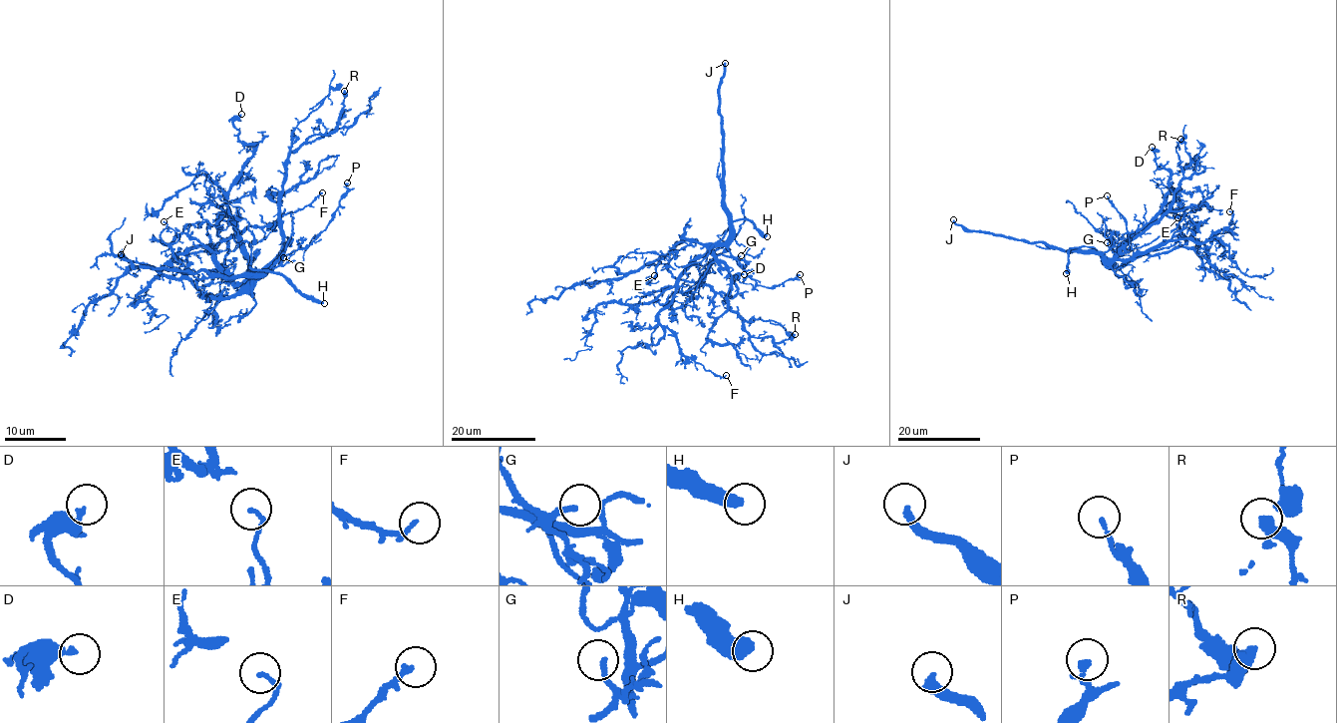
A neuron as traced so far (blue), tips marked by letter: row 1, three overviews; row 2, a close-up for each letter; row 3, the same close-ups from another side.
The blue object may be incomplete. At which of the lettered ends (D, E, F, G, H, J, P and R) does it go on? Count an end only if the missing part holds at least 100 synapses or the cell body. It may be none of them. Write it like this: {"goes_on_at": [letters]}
{"goes_on_at": ["H"]}

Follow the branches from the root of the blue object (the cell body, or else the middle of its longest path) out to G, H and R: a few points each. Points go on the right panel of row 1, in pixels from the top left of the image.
G: (1114, 261), (1116, 253), (1107, 242)
H: (1114, 261), (1089, 247), (1069, 248), (1066, 273)
R: (1114, 261), (1121, 248), (1168, 208), (1181, 180), (1191, 177), (1192, 168), (1185, 169), (1189, 155), (1180, 139)

